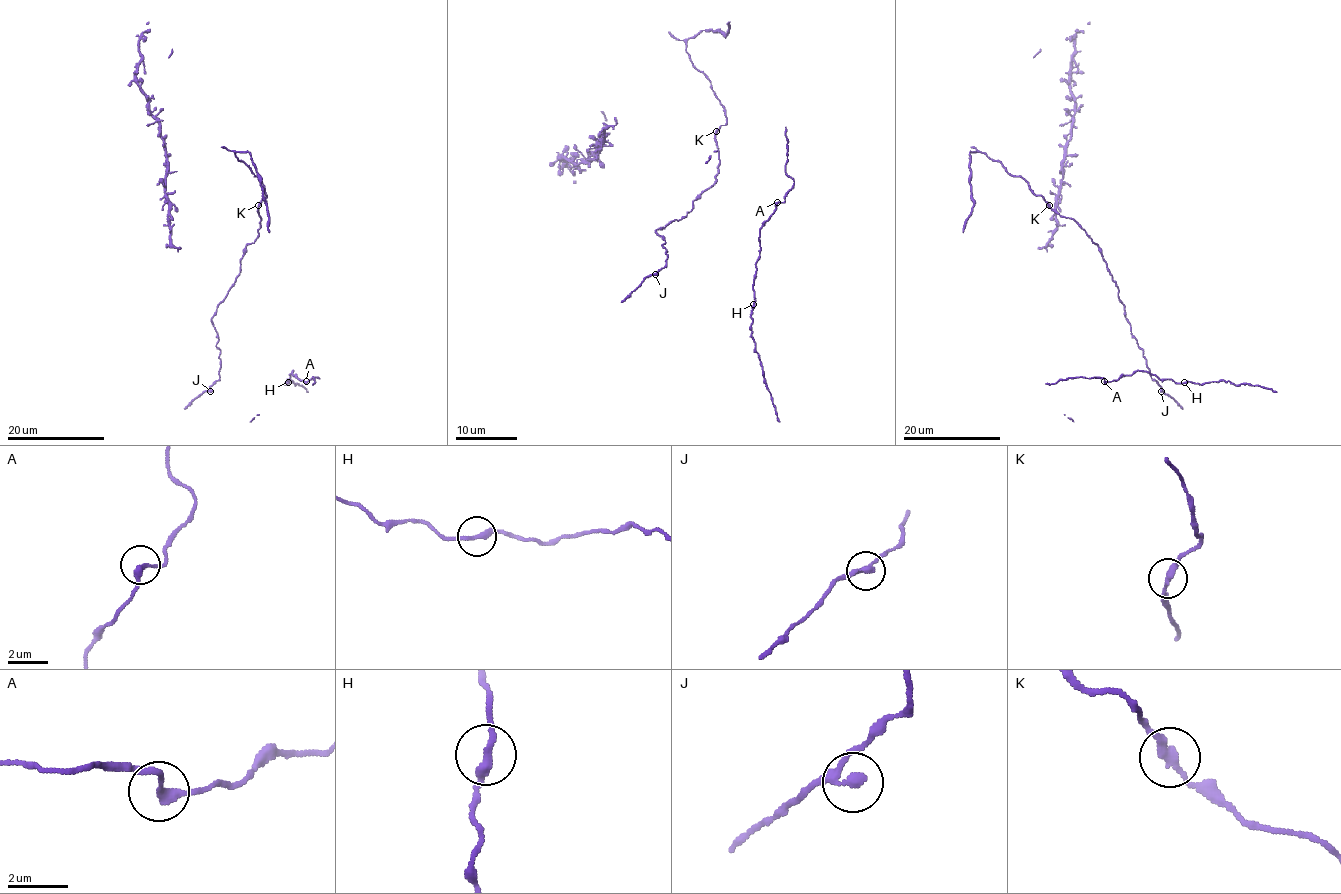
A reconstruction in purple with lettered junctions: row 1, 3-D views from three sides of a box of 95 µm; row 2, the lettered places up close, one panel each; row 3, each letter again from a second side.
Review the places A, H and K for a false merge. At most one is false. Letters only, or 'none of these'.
none of these

